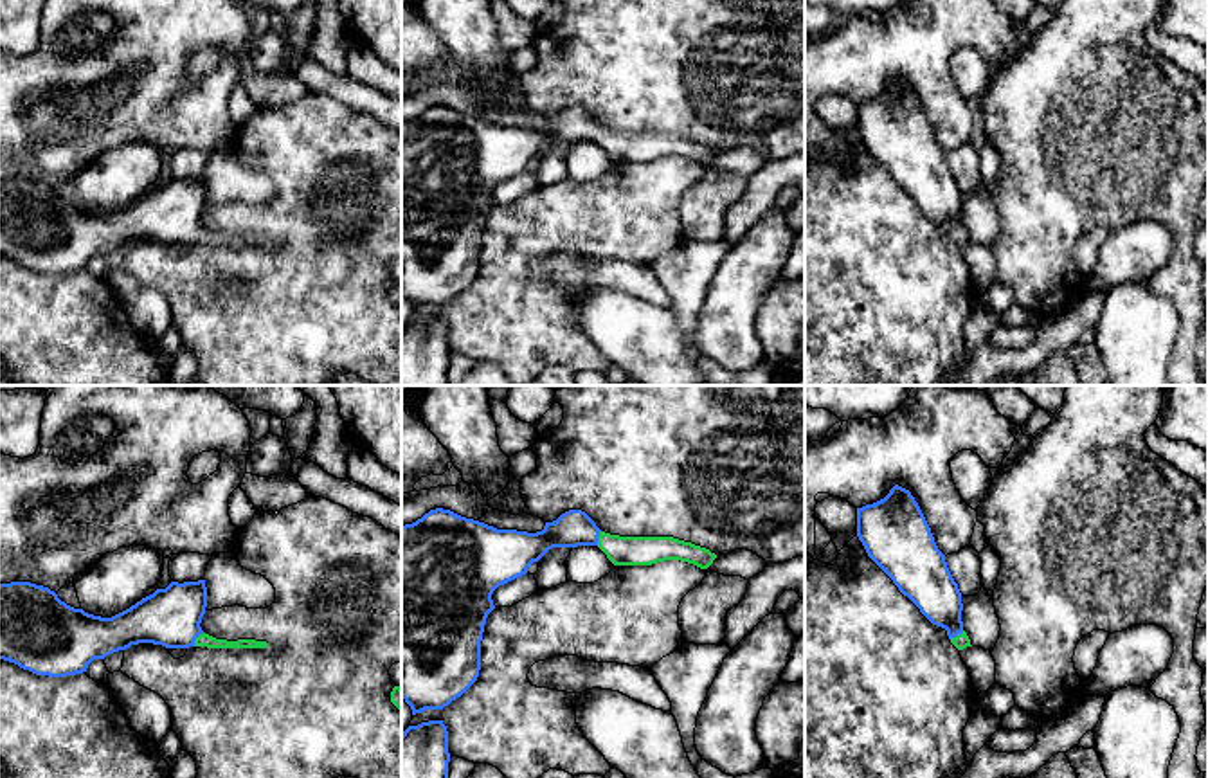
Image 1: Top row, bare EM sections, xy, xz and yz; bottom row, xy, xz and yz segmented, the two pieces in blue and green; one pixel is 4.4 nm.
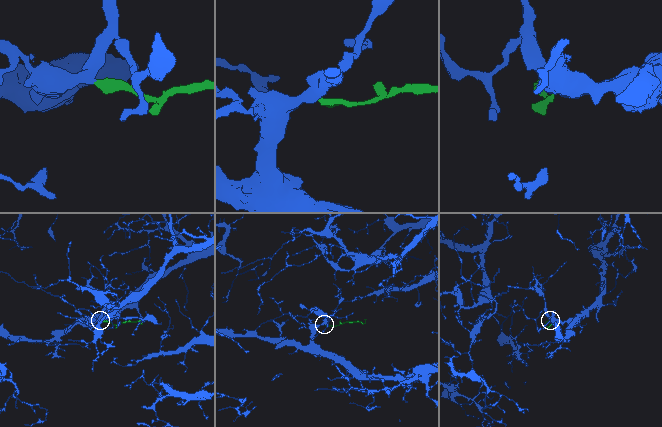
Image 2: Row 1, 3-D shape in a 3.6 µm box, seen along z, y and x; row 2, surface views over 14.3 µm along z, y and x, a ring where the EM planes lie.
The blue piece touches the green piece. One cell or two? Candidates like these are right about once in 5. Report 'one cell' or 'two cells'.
one cell

